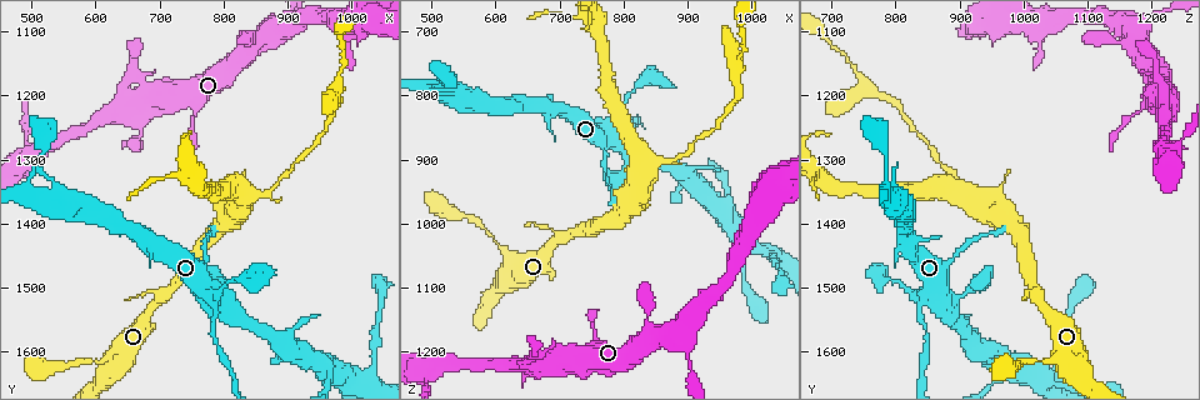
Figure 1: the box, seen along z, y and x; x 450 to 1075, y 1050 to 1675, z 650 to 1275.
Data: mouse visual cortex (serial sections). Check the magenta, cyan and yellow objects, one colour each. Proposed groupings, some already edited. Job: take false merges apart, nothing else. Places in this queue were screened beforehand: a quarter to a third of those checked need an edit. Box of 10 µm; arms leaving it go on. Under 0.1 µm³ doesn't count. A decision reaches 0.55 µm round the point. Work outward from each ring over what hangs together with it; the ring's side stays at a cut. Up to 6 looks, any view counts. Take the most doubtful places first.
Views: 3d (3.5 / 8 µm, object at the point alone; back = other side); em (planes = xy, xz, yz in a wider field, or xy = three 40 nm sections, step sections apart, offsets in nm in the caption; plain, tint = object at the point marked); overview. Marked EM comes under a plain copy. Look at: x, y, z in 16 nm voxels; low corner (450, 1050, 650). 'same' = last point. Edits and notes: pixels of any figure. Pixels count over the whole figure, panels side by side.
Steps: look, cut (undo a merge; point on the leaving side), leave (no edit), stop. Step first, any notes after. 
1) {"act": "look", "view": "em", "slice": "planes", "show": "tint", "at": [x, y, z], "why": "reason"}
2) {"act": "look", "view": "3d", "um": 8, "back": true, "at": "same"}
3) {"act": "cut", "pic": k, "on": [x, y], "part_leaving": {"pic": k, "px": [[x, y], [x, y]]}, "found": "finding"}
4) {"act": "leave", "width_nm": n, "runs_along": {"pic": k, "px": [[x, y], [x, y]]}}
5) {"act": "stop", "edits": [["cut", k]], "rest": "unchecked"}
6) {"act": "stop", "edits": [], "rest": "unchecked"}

{"act": "look", "view": "3d", "um": 8, "at": [855, 1350, 900], "why": "thick turns thin"}

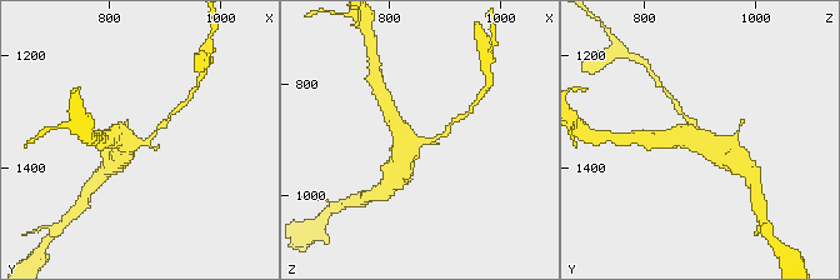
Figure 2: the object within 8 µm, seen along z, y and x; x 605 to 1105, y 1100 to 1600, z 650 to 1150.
{"act": "look", "view": "em", "slice": "xy", "step": 1, "show": "tint", "at": "same", "why": "now the EM"}

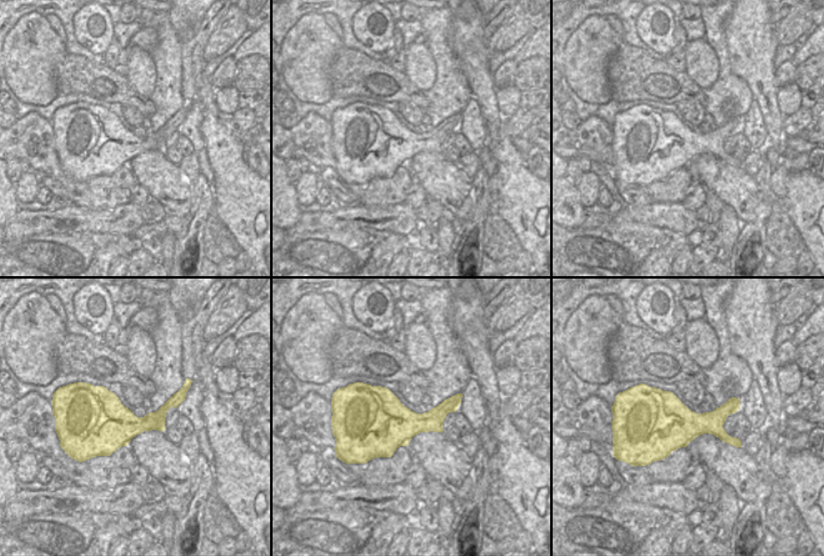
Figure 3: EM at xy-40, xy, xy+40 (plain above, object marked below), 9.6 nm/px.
{"act": "cut", "pic": 2, "on": [164, 124], "part_leaving": {"pic": 2, "px": [[150, 136], [184, 104]]}, "found": "two cells meet here"}

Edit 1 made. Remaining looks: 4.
{"act": "look", "view": "3d", "um": 8, "at": [495, 1355, 785], "why": "arms part here"}

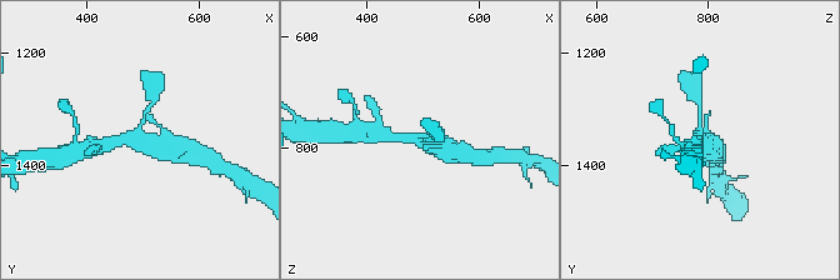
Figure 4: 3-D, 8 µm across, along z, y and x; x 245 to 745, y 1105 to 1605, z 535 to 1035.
{"act": "look", "view": "em", "slice": "xy", "step": 2, "show": "tint", "at": "same", "arms": 3, "arm_widths_nm": [150, 250, 700]}

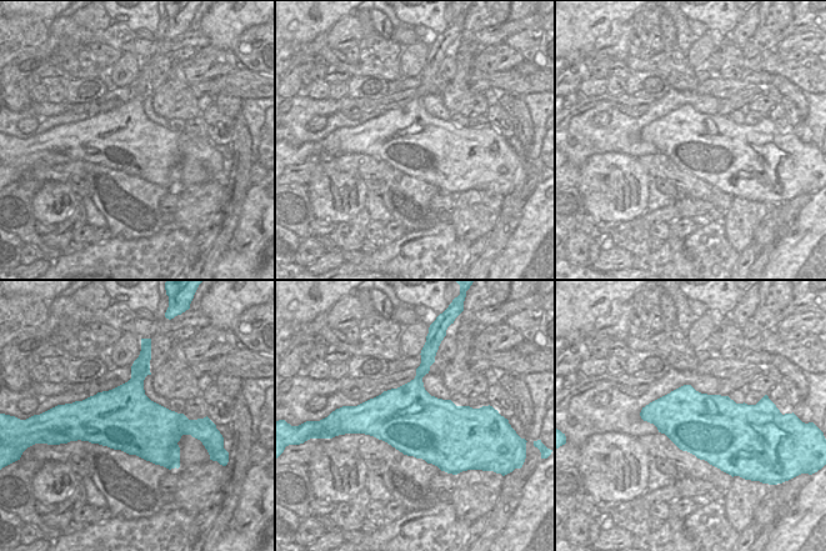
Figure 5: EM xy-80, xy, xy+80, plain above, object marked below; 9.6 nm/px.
{"act": "leave", "found": "one cell here"}

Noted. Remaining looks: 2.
{"act": "look", "view": "3d", "um": 3.5, "at": [500, 1295, 1230]}

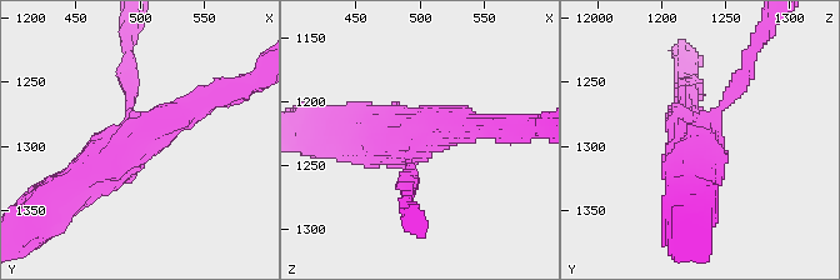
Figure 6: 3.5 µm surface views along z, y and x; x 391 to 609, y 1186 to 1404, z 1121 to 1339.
{"act": "look", "view": "em", "slice": "xy", "step": 5, "show": "tint", "at": [498, 1290, 1232], "arms": 3, "arm_widths_nm": [200, 300, 600]}

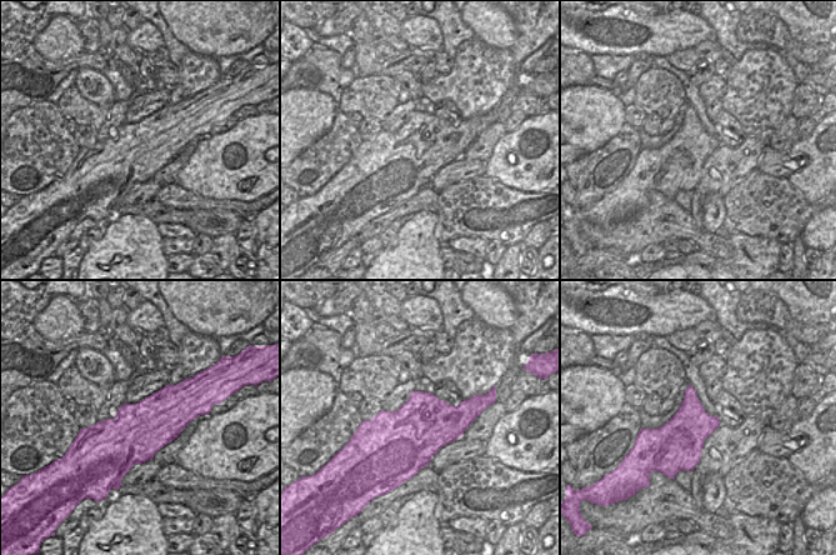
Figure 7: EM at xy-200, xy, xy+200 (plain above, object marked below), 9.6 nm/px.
{"act": "leave", "runs_along": {"pic": 6, "px": [[204, 100], [135, 135], [78, 193]]}, "found": "one cell here"}

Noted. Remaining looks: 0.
{"act": "stop", "edits": [["cut", 2]], "rest": "unchecked"}

